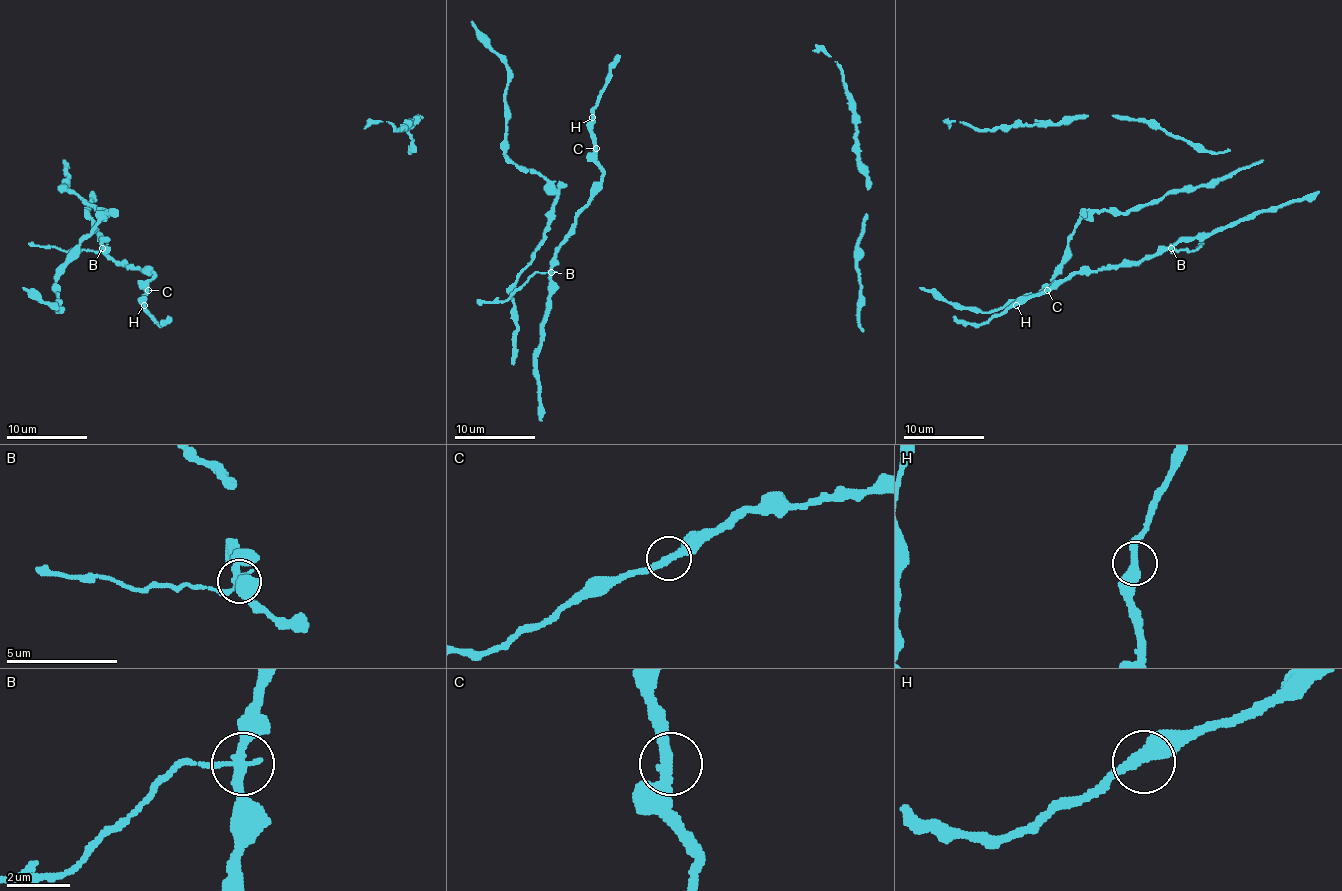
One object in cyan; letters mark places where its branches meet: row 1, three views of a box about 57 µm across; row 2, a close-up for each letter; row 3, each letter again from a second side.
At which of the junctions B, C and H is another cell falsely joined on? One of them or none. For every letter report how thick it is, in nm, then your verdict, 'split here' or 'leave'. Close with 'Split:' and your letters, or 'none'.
B: 280 nm thick; split here
C: 280 nm thick; leave
H: 400 nm thick; leave
Split: B

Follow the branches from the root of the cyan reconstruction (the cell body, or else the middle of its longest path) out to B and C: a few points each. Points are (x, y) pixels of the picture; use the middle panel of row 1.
B: (592, 126), (594, 162), (602, 172), (602, 185), (578, 215), (574, 231), (555, 253), (551, 272)
C: (592, 126), (592, 140), (596, 148)

